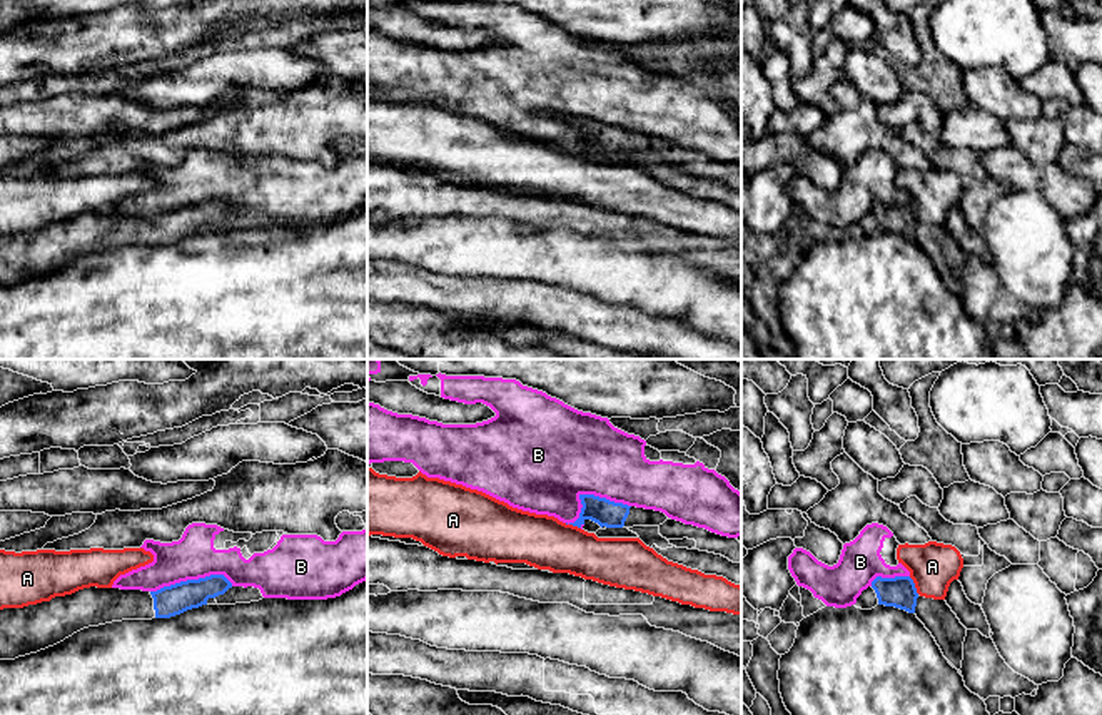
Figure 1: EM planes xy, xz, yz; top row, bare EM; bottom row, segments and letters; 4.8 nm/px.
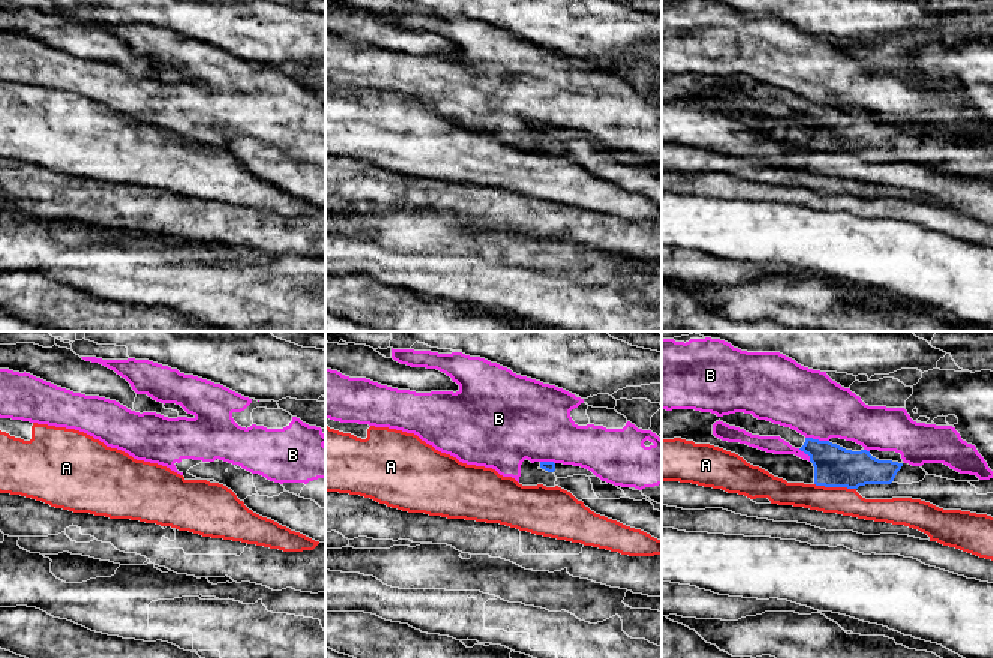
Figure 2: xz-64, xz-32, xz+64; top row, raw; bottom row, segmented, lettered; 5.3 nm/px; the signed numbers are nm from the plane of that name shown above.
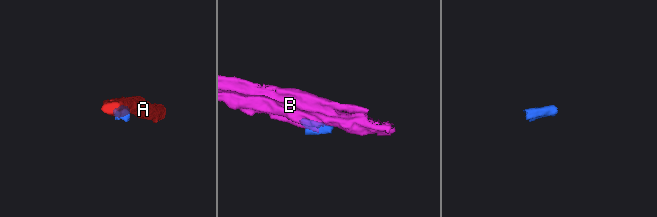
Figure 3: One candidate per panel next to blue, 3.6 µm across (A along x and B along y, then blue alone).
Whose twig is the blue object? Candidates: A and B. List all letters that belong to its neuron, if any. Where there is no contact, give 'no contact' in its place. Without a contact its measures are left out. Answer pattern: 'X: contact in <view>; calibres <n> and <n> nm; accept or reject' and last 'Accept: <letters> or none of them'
A: contact in yz; calibres 150 and 220 nm; reject
B: contact in xz; calibres 130 and 460 nm; reject
Accept: none of them

